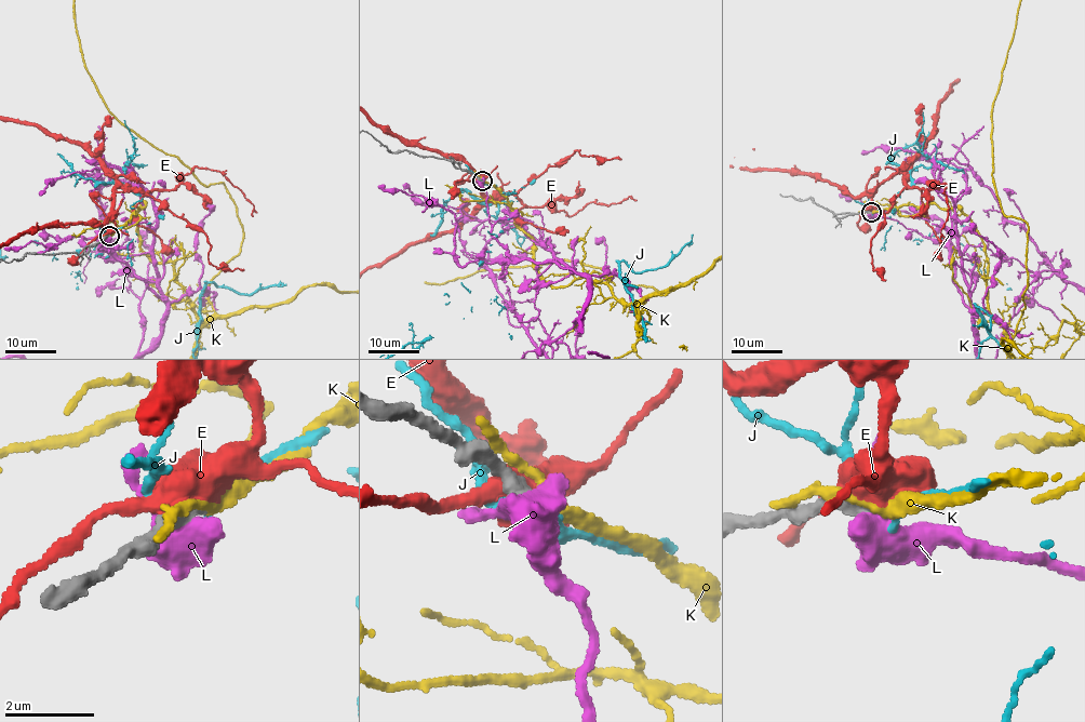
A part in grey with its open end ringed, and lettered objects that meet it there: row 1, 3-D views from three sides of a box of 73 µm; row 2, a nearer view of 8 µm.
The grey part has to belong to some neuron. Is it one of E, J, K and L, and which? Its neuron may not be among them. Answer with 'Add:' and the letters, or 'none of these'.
Add: K

